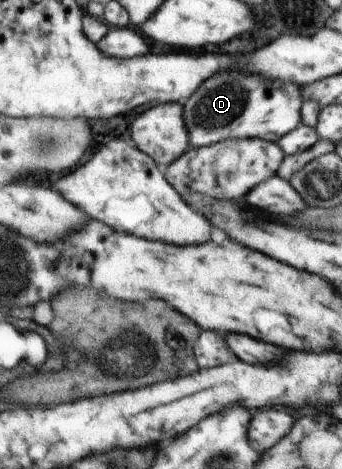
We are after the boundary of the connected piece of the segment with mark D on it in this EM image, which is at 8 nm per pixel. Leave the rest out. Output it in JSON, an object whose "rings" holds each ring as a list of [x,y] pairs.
{"rings":[[[219,72],[211,80],[203,82],[201,88],[185,102],[185,124],[189,132],[191,147],[205,147],[230,139],[262,139],[278,143],[284,135],[292,132],[302,124],[300,111],[302,108],[301,87],[283,80],[269,80],[265,76],[237,76],[233,72]]]}

